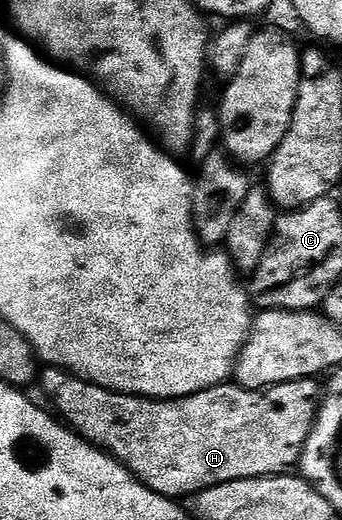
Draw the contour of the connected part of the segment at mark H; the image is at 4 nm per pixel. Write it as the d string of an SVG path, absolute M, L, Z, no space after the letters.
M47 367L41 375L42 383L44 393L51 398L50 406L75 434L118 459L150 491L176 501L182 500L182 495L194 497L200 491L229 481L264 479L266 475L285 475L298 468L321 399L321 387L314 378L289 381L265 391L250 391L228 381L184 399L120 395L77 379L58 367Z

